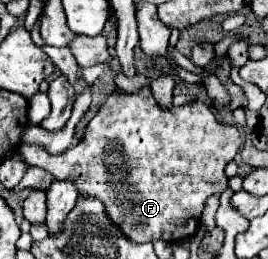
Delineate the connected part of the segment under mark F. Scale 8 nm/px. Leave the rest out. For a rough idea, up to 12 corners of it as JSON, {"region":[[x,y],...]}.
{"region":[[115,91],[61,157],[23,161],[133,241],[193,237],[241,133]]}

